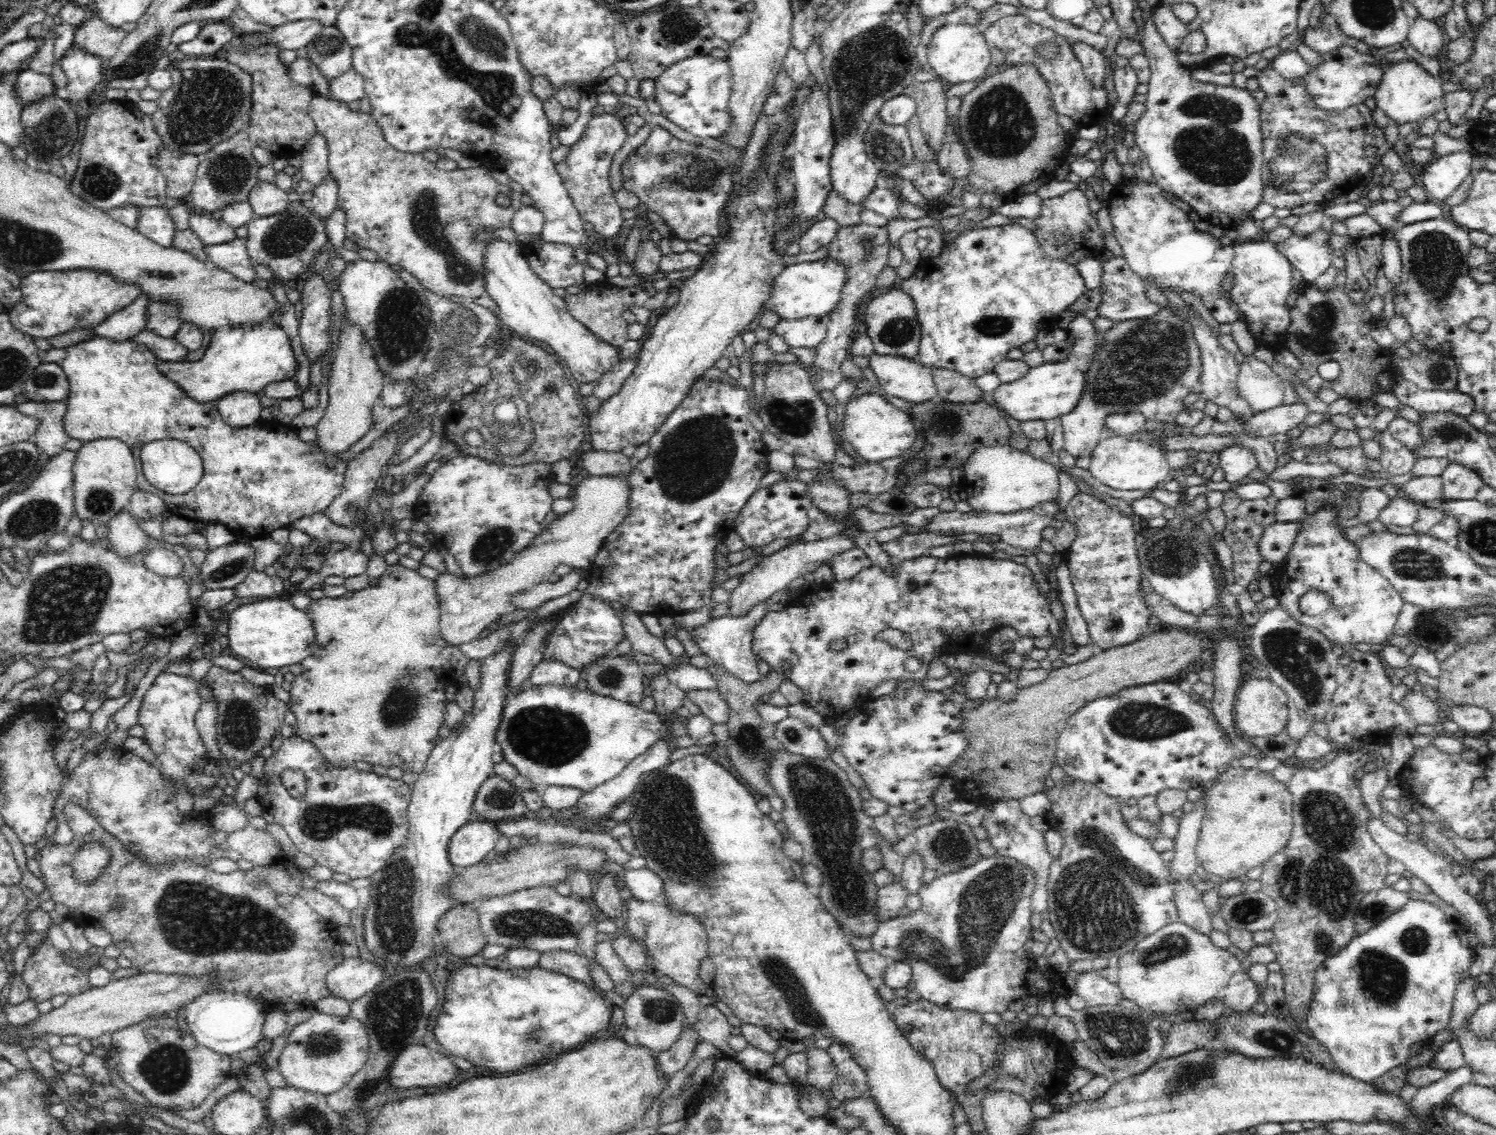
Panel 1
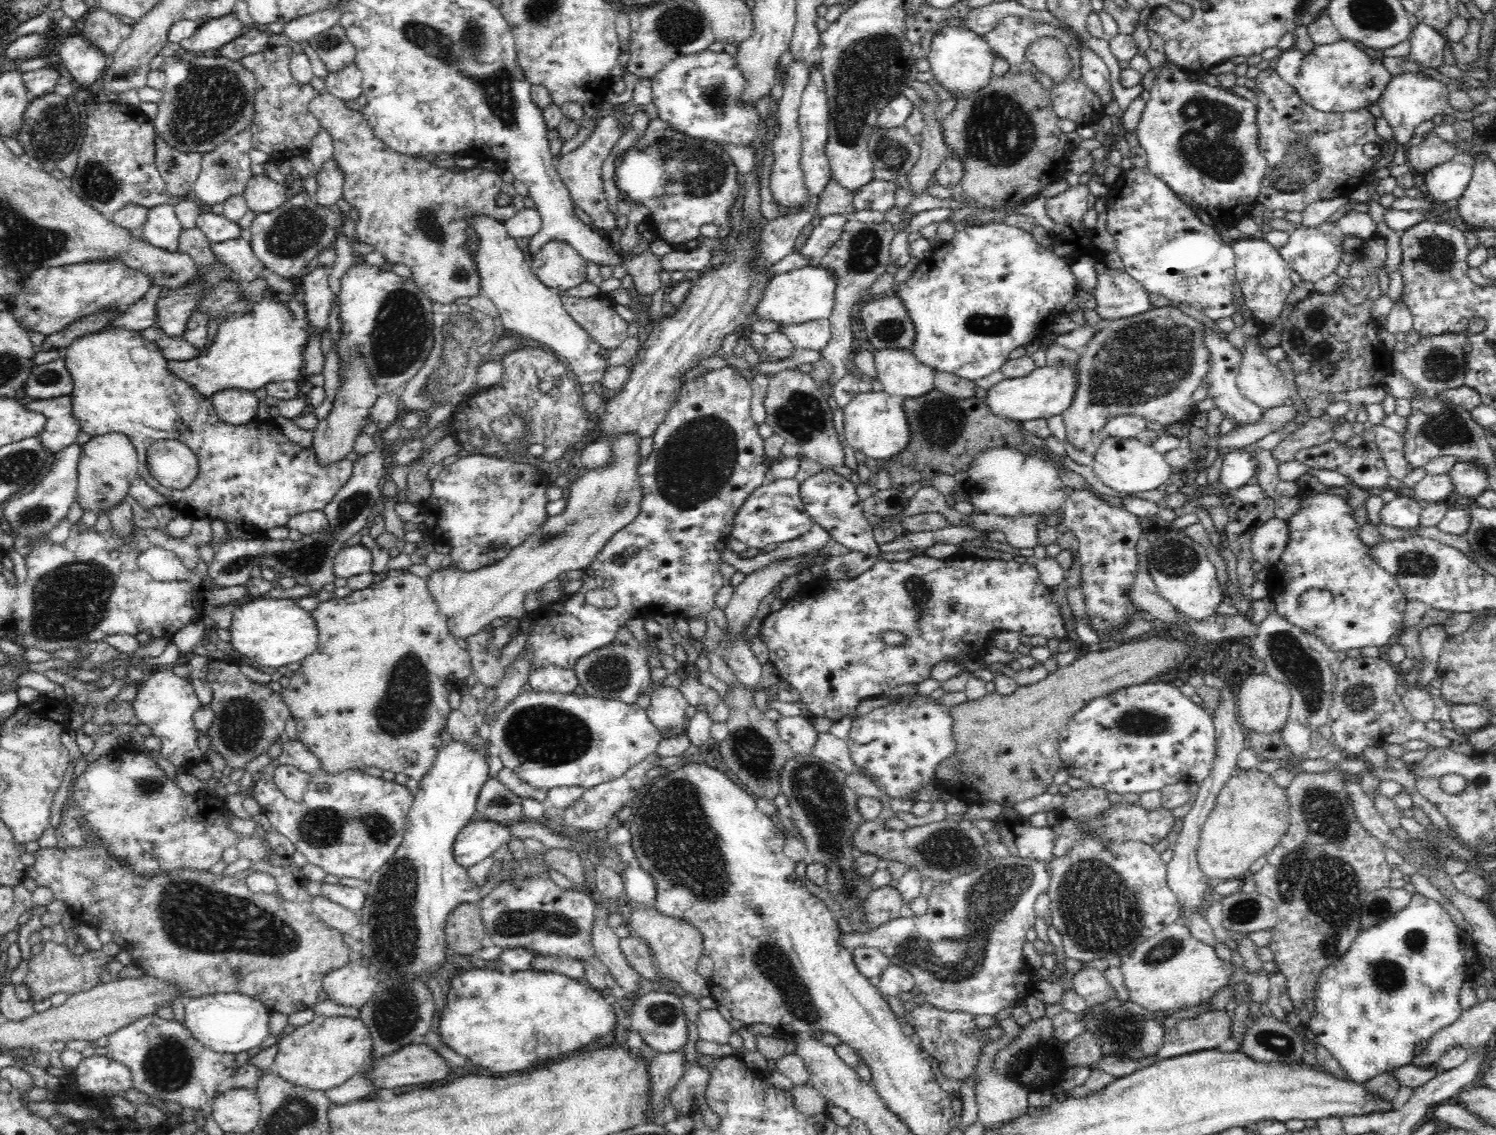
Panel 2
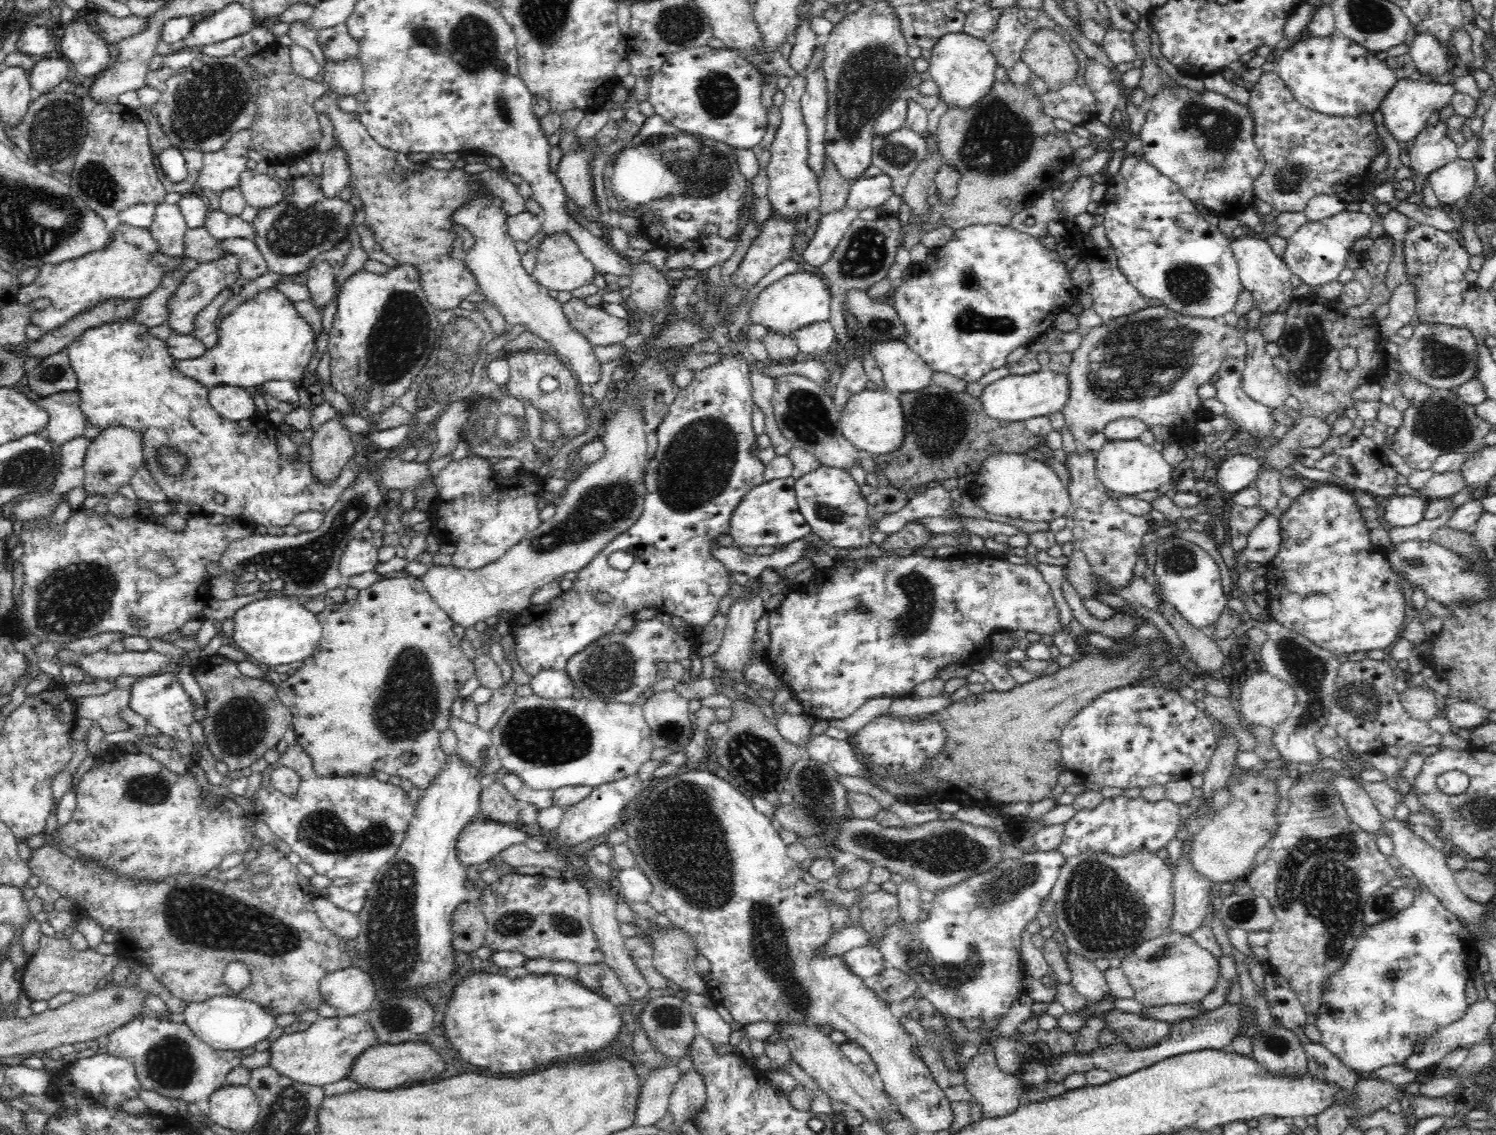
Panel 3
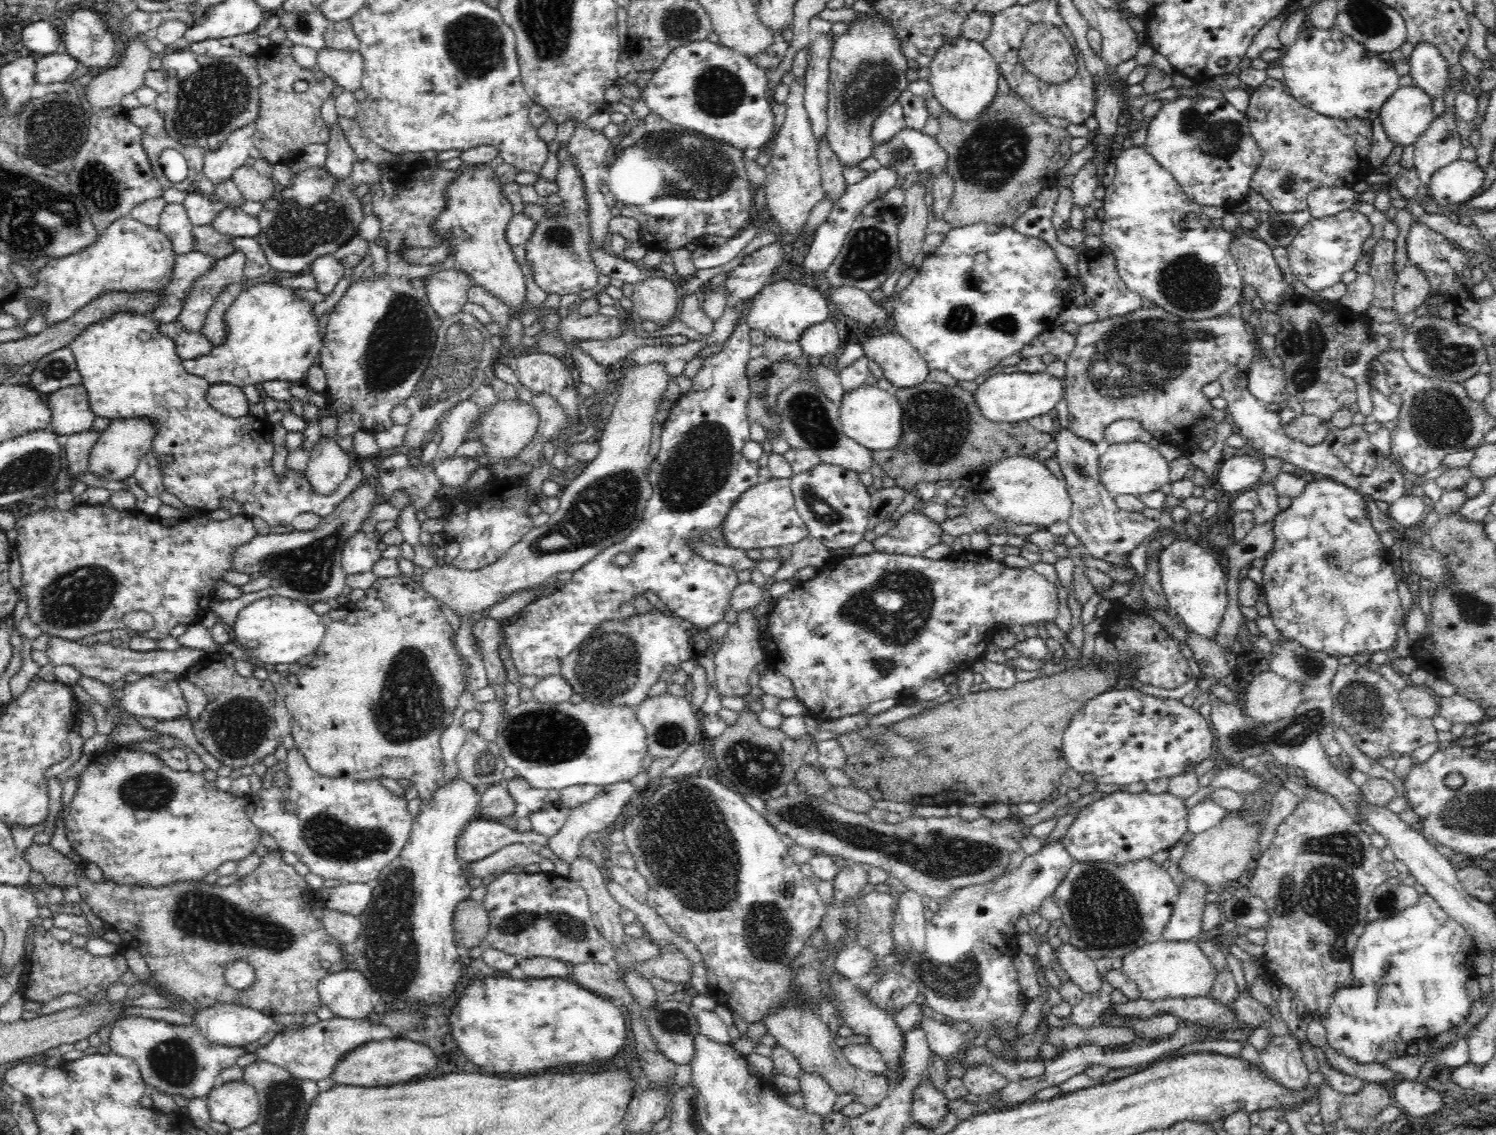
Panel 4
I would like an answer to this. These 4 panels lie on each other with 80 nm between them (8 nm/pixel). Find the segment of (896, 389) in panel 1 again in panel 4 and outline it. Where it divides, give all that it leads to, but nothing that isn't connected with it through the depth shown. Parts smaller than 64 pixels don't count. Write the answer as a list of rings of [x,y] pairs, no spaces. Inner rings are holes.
[[[898,332],[865,338],[861,343],[869,360],[876,361],[884,377],[899,389],[922,384],[930,371],[922,355]]]

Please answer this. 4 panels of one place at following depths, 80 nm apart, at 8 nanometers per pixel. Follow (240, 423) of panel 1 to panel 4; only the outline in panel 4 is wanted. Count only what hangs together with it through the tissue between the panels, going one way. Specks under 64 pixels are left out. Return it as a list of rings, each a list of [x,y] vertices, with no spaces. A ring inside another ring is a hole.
[[[215,384],[207,390],[207,401],[224,416],[246,416],[250,402],[242,388],[233,384]]]

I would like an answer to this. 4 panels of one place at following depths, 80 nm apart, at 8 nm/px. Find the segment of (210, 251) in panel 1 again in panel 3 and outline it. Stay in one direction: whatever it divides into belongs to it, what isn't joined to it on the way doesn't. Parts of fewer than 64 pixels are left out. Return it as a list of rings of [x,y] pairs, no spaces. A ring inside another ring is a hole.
[[[229,238],[220,241],[226,256],[238,256],[241,283],[260,278],[268,272],[264,256],[249,238]]]

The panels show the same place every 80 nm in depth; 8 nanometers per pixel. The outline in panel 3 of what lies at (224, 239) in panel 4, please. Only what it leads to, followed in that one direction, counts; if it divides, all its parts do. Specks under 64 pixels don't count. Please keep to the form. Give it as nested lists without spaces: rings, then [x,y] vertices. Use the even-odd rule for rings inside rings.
[[[206,227],[189,228],[184,238],[184,257],[201,263],[209,263],[225,256],[218,239],[214,239]]]

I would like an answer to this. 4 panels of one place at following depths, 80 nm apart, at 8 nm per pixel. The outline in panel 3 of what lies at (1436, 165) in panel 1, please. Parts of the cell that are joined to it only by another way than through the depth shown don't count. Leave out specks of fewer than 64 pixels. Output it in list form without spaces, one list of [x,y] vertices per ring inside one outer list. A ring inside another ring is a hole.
[[[1458,157],[1430,172],[1428,180],[1439,202],[1452,205],[1472,192],[1472,186],[1476,184],[1476,167],[1470,159]]]

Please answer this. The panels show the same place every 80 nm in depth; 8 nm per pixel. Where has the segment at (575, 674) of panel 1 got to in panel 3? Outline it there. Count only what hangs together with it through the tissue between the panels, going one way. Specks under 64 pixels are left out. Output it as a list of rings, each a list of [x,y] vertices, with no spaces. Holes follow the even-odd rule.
[[[544,669],[532,676],[529,686],[536,696],[571,697],[575,684],[565,670]]]

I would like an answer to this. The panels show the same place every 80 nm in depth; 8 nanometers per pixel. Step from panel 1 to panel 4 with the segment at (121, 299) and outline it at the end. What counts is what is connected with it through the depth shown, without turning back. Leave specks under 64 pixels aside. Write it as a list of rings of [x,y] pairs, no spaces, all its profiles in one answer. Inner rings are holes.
[[[126,215],[107,226],[91,247],[71,257],[48,260],[36,274],[36,284],[19,291],[24,294],[24,300],[35,298],[46,303],[45,322],[52,327],[104,293],[160,291],[172,278],[176,256],[170,239],[158,226],[146,226]]]

